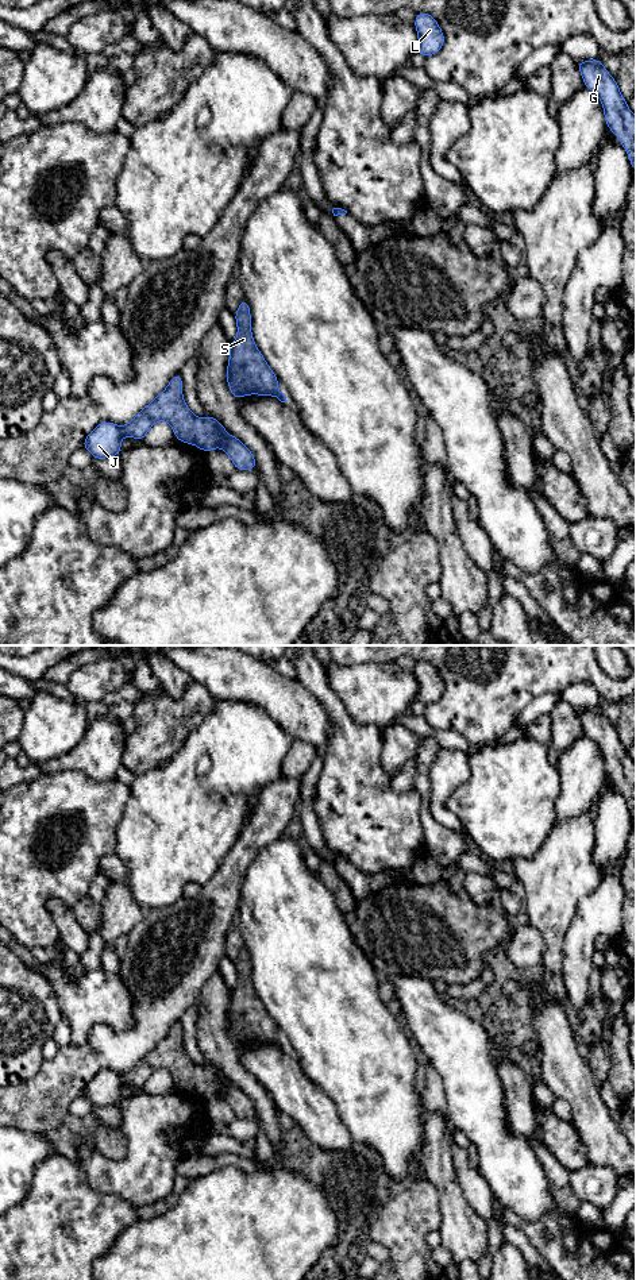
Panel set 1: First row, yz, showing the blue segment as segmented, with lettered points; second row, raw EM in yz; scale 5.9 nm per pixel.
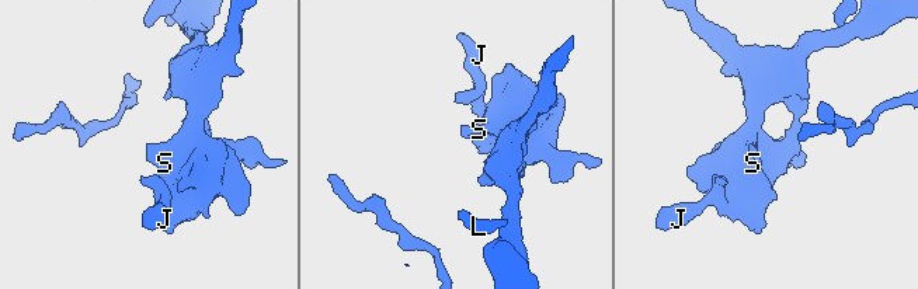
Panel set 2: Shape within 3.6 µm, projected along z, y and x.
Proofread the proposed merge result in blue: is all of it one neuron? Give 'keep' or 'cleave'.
keep

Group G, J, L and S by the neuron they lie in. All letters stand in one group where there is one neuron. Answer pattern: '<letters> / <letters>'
G J L S

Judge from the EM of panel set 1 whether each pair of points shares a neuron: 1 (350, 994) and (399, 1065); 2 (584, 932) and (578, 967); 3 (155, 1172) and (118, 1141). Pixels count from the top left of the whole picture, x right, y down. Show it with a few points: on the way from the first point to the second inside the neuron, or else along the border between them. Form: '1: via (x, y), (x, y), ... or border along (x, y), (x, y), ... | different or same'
1: via (350, 1011), (350, 1017), (381, 1048) | same
2: via (579, 940), (578, 959) | same
3: border along (126, 1133), (127, 1153), (122, 1159), (96, 1153) | different

